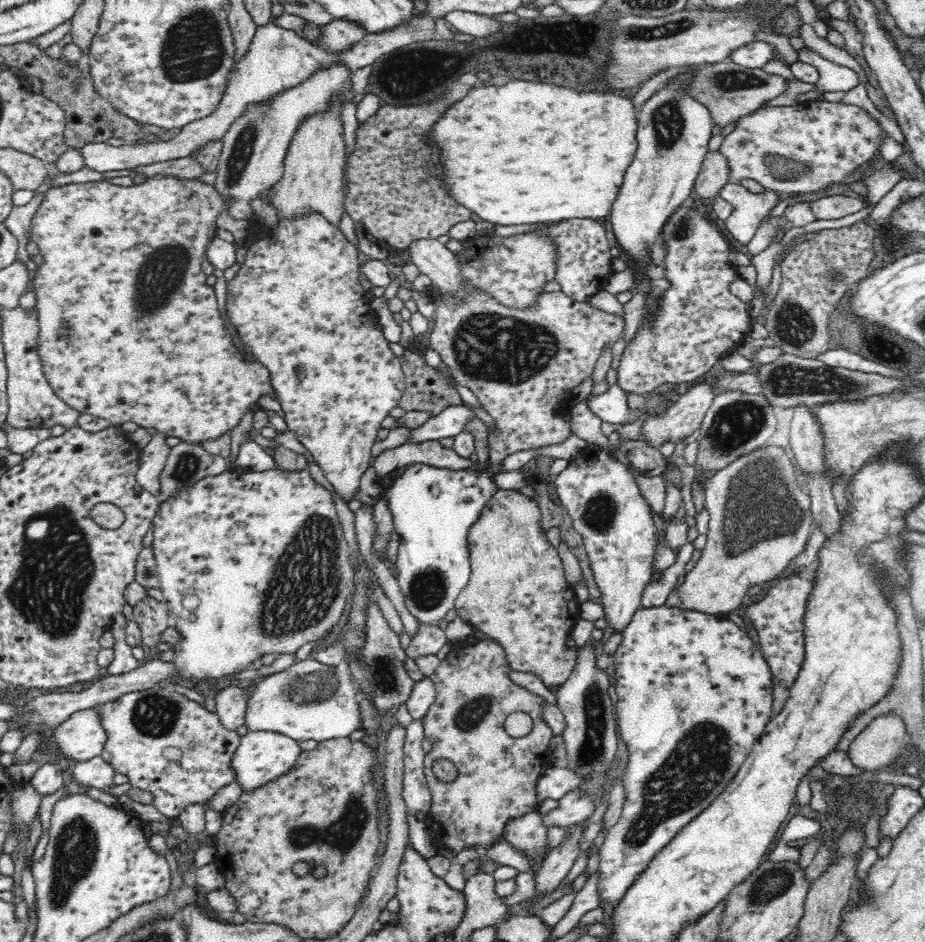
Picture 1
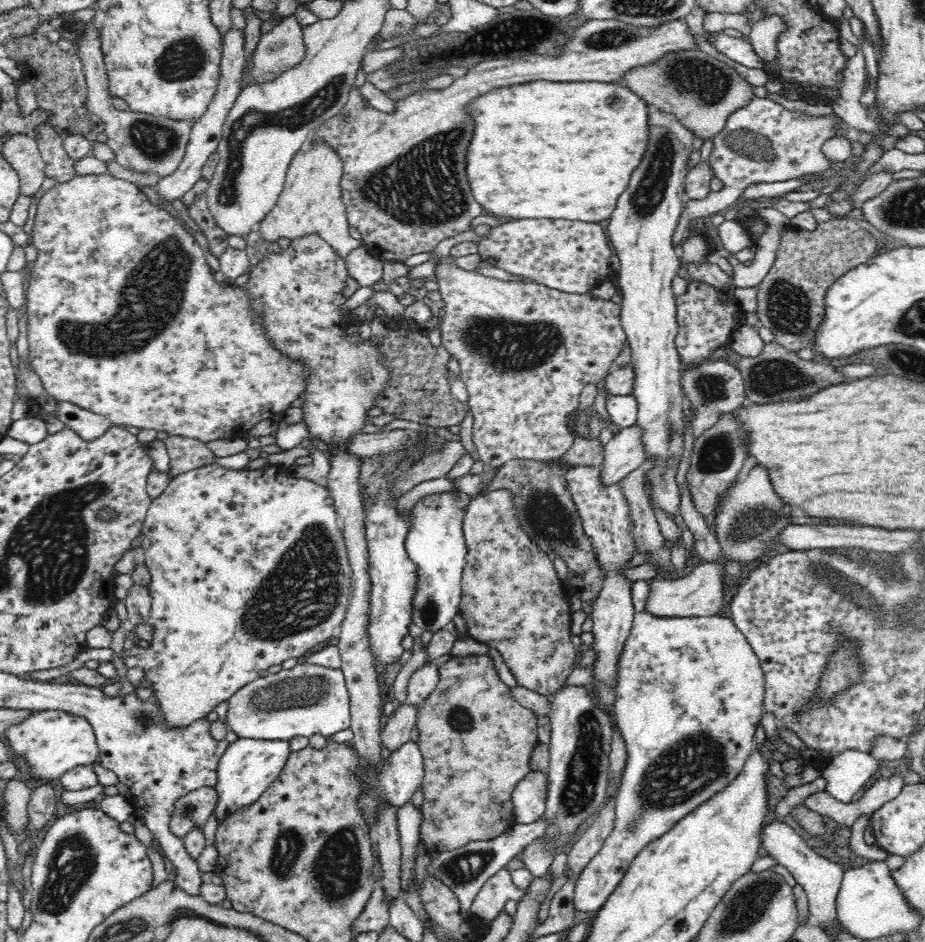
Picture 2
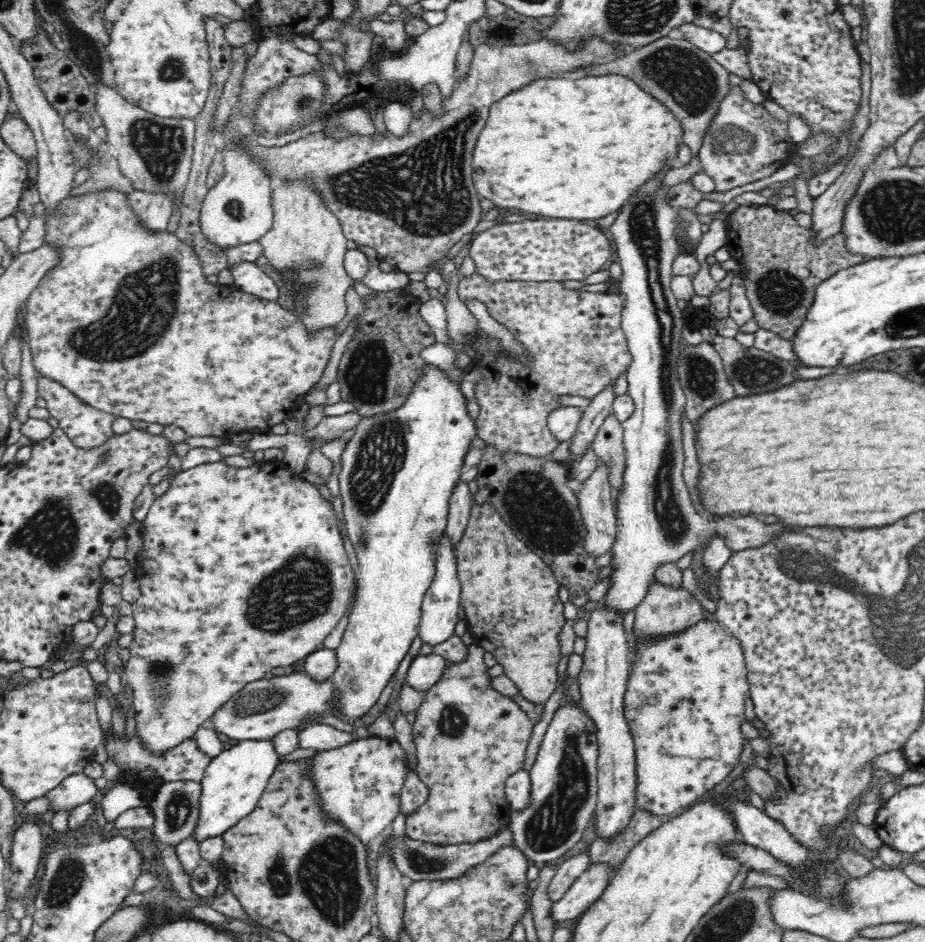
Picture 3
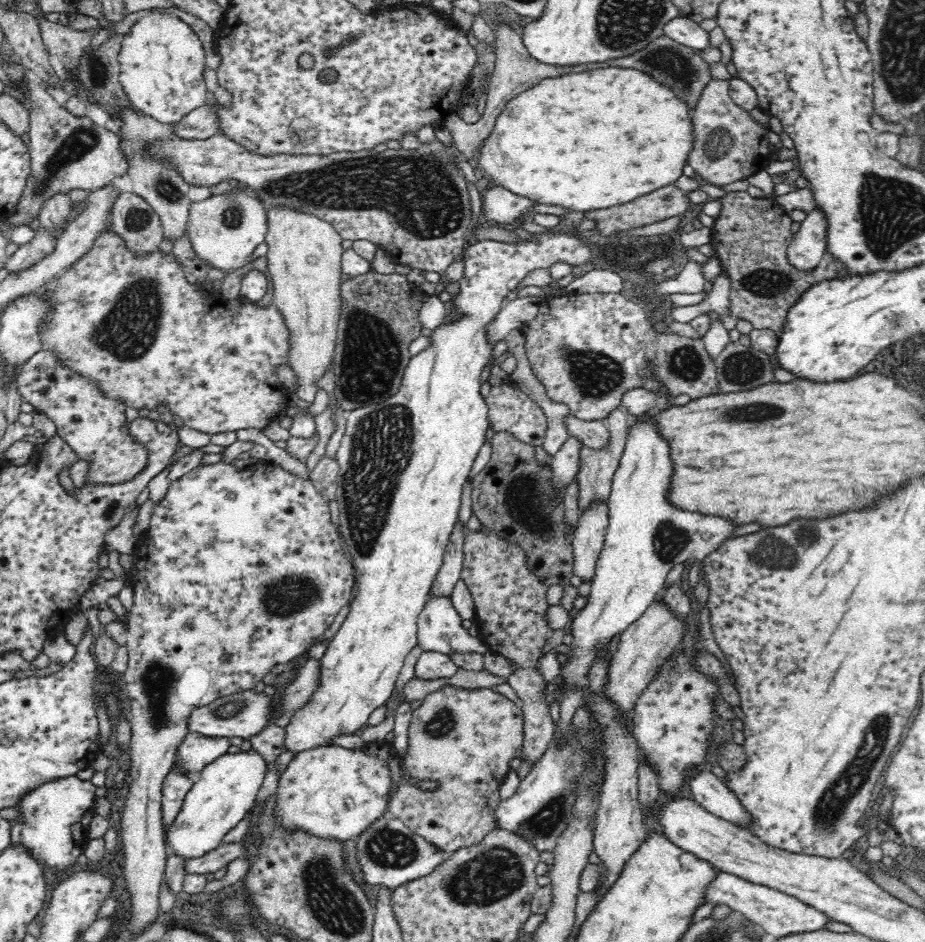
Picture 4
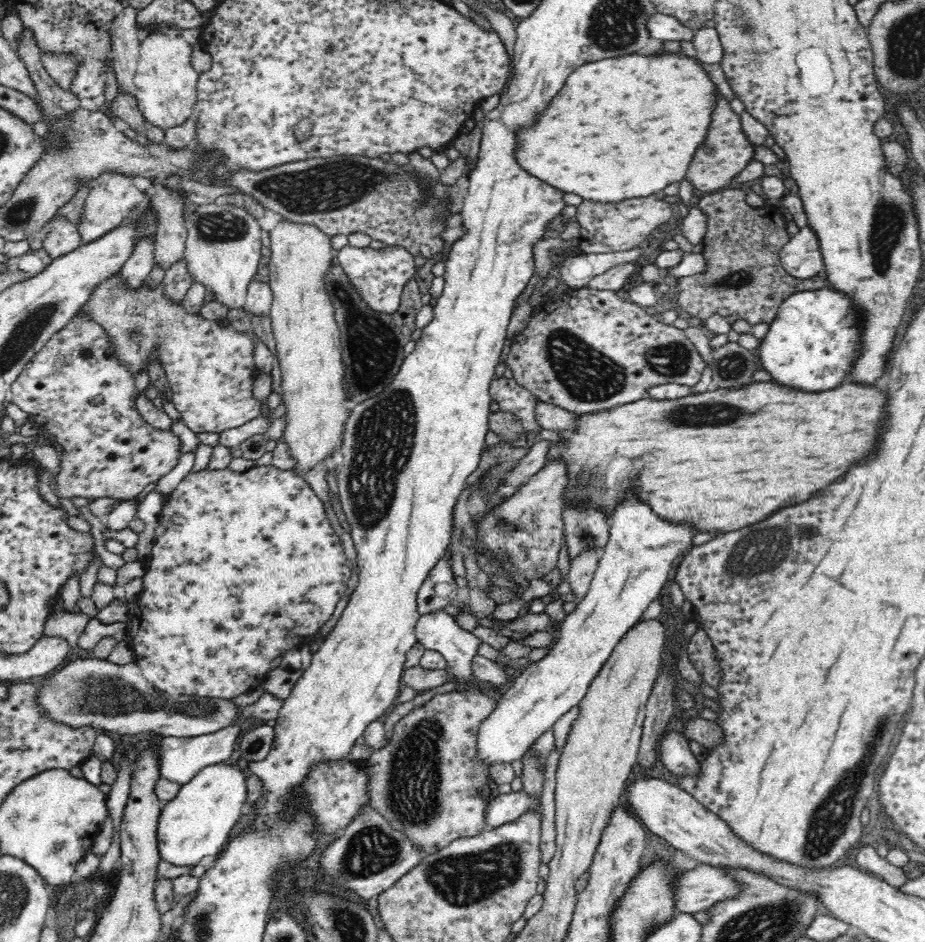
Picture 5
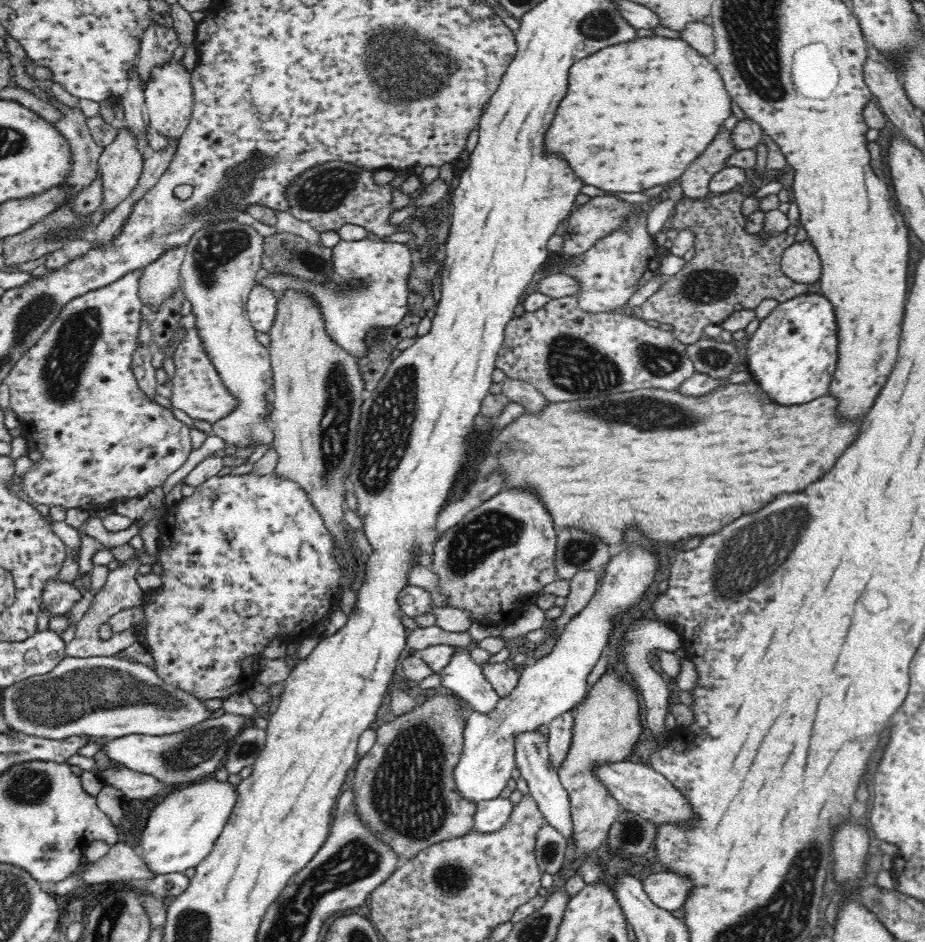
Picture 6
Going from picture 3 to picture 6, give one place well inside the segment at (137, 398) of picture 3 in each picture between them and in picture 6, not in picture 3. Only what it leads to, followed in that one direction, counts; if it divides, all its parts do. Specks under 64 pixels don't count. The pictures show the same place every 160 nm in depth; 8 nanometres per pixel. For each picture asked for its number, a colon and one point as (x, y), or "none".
4: (134, 326)
5: (210, 366)
6: (198, 391)

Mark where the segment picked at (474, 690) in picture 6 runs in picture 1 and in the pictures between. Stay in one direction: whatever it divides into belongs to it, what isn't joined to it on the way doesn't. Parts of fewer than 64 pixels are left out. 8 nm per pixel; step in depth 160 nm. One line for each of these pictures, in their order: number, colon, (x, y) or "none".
1: (432, 508)
2: (435, 543)
3: (439, 612)
4: (439, 629)
5: (438, 631)

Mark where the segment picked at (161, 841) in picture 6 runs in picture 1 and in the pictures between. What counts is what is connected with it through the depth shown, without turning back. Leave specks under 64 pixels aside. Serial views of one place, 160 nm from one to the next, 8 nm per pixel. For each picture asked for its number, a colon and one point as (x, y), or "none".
1: (262, 756)
2: (248, 766)
3: (233, 781)
4: (226, 791)
5: (196, 824)

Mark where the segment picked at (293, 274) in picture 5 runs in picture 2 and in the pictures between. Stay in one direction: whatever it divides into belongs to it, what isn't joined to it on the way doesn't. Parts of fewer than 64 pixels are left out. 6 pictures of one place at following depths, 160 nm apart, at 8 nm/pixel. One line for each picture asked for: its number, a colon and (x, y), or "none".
2: (310, 202)
3: (306, 238)
4: (304, 255)

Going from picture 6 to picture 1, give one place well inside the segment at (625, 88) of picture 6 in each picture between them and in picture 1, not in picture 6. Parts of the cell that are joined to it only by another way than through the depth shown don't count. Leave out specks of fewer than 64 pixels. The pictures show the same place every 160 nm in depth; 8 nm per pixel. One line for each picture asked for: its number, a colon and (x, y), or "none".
1: (526, 152)
2: (547, 150)
3: (578, 149)
4: (589, 140)
5: (625, 127)

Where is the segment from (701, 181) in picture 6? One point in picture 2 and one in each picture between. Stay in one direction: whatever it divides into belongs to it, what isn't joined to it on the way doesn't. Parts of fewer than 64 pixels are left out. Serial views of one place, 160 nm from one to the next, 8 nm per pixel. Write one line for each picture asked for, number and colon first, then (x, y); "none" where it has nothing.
2: (761, 142)
3: (743, 143)
4: (730, 145)
5: (726, 151)

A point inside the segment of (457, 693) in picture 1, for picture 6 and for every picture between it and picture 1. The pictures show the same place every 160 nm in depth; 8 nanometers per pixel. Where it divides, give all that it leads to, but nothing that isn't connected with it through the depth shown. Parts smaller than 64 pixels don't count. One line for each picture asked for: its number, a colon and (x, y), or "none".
2: (475, 739)
3: (469, 738)
4: (461, 740)
5: (425, 781)
6: (404, 791)

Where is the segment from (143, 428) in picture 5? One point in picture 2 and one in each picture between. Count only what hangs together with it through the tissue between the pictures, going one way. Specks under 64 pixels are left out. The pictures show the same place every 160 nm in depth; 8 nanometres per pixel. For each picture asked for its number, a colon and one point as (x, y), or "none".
2: (86, 424)
3: (87, 427)
4: (94, 426)

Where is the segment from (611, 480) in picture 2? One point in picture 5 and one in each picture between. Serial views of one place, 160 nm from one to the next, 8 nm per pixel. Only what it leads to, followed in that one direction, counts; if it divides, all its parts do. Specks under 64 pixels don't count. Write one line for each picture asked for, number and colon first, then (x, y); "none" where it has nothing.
3: (595, 503)
4: (588, 539)
5: (582, 568)

